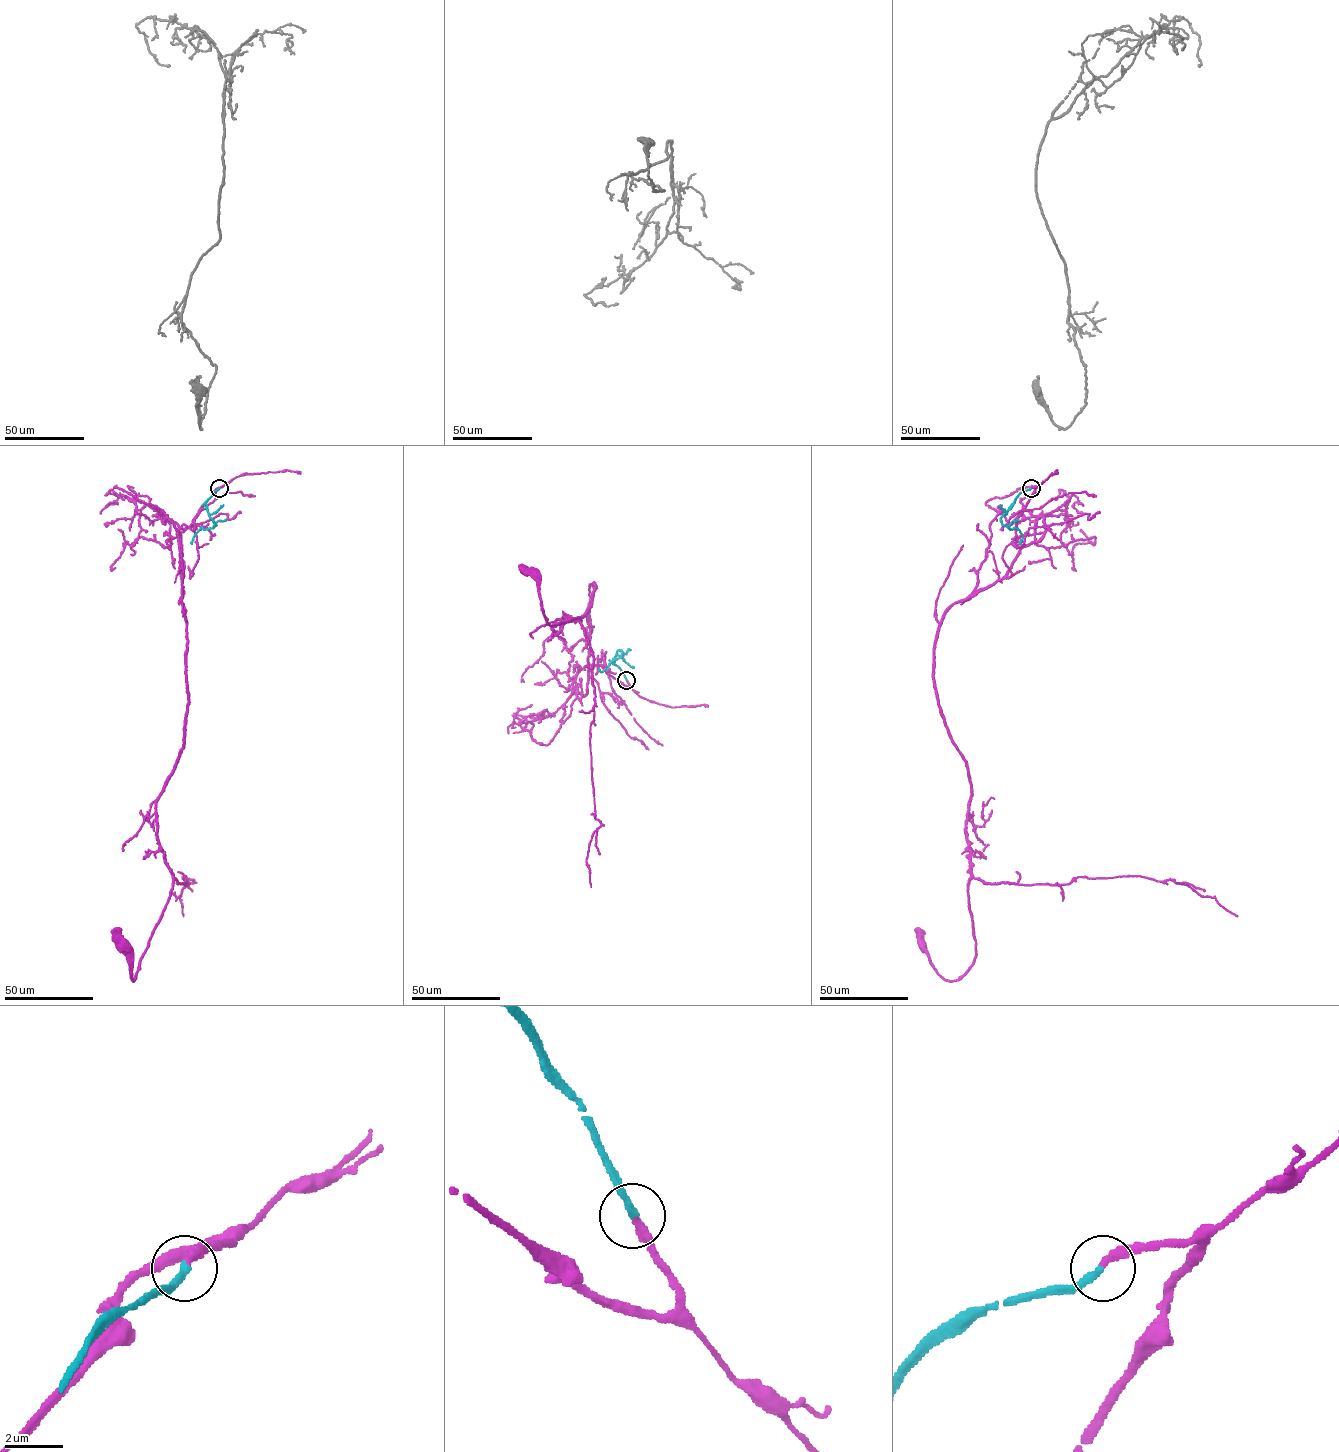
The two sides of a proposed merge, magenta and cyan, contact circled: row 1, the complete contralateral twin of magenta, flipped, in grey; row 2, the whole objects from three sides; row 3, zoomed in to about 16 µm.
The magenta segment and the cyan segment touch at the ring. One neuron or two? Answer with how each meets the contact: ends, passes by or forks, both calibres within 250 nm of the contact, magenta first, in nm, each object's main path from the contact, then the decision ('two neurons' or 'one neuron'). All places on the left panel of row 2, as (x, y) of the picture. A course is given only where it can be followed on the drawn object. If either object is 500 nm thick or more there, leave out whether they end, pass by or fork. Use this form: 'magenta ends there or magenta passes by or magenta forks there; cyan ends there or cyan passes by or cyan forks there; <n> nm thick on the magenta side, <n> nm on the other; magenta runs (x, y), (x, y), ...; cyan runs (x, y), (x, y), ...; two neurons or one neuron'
magenta ends there; cyan ends there; 280 nm thick on the magenta side, 240 nm on the other; magenta runs (219, 488), (188, 527), (165, 516), (187, 640), (184, 747), (156, 801), (173, 888), (133, 980), (125, 944); cyan runs (219, 488), (206, 502), (214, 525), (200, 528), (191, 544); one neuron

